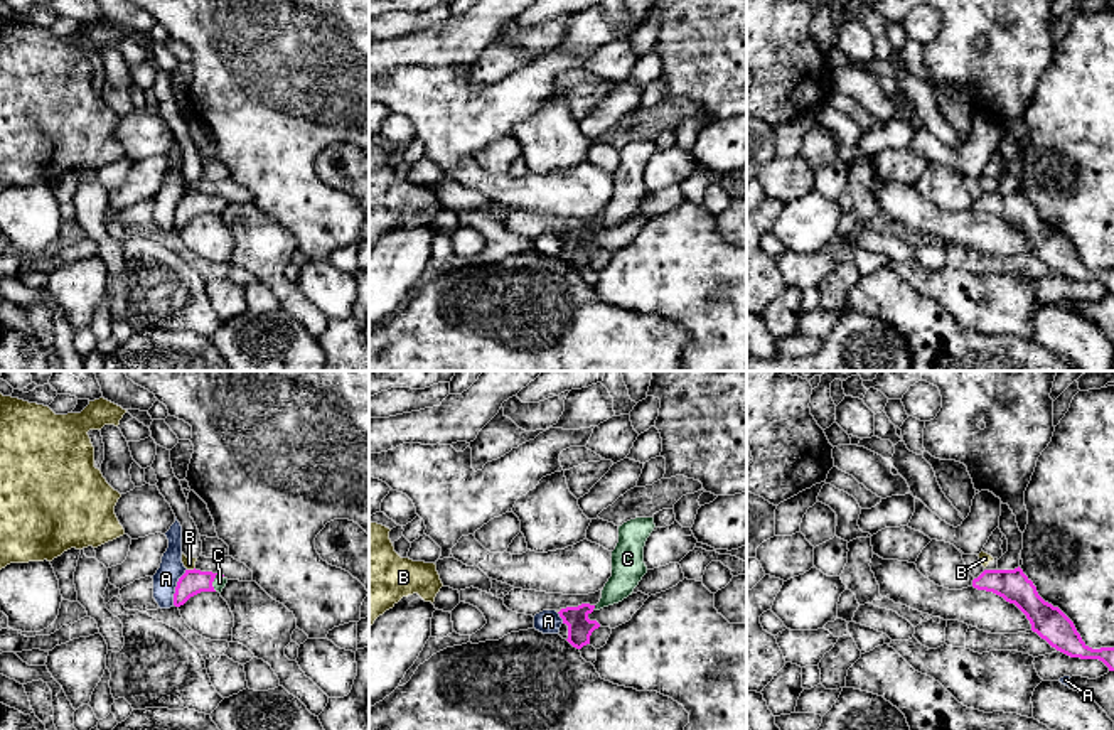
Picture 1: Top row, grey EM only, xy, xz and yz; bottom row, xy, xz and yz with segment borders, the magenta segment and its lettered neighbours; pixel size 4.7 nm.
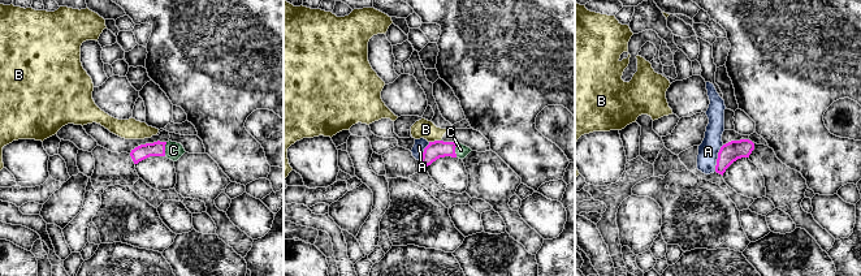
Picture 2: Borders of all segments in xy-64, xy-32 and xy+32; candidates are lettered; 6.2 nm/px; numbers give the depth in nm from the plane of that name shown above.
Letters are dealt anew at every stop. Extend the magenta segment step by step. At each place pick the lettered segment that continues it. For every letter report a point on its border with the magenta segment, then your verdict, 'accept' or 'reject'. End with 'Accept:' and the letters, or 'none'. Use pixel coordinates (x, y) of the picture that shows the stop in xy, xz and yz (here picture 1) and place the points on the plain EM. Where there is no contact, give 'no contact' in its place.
A: contact xy (176, 209); reject
B: contact xy (191, 193); reject
C: contact xy (213, 203); accept
Accept: C

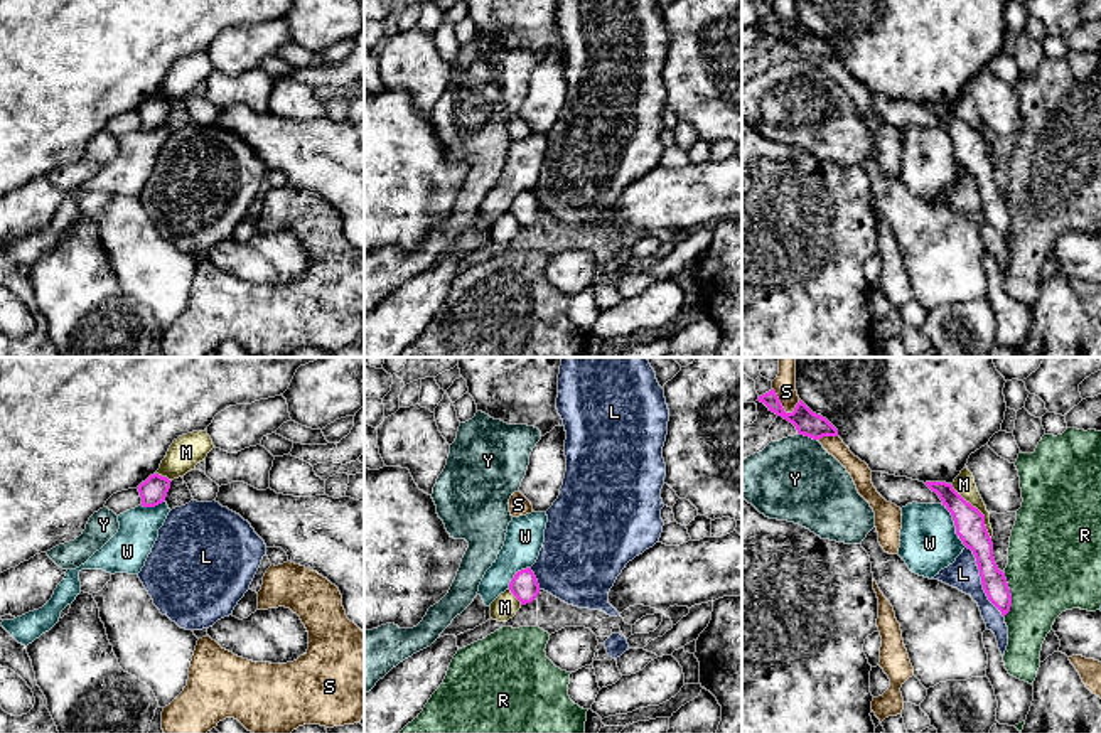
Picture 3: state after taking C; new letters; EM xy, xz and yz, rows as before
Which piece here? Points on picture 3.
L: contact yz (982, 204); reject
M: contact yz (978, 133); reject
R: contact yz (1010, 218); reject
S: contact yz (779, 26); reject
W: contact yz (955, 147); reject
Y: contact yz (808, 58); reject
Accept: none

